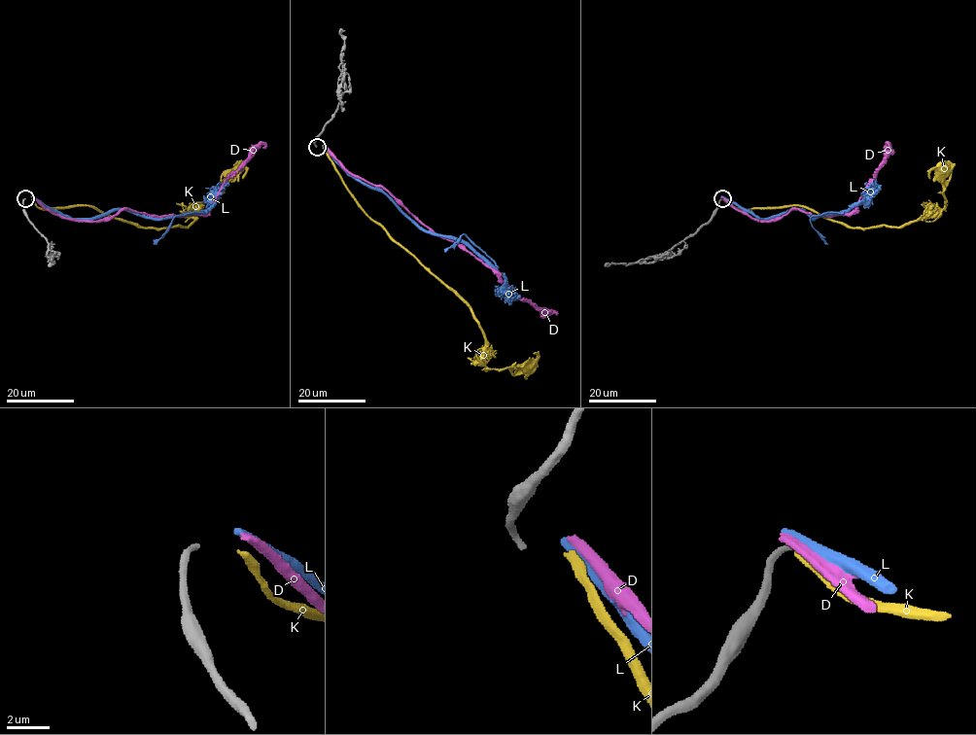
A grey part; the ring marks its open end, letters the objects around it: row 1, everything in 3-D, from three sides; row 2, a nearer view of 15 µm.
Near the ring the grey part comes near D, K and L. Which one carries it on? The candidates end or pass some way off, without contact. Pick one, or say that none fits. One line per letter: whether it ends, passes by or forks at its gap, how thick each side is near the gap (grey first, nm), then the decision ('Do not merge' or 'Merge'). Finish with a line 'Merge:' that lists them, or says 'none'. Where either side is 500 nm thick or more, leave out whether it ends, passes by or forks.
D: It ends there. Thickness 280 nm (grey) against 360 nm. Do not merge
K: It ends there. Thickness 280 nm (grey) against 360 nm. Merge
L: It ends there. Thickness 280 nm (grey) against 400 nm. Do not merge
Merge: K

